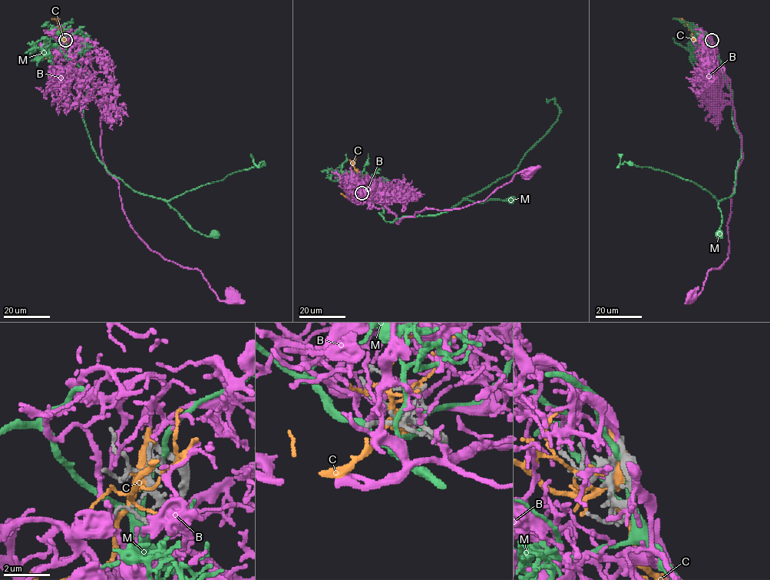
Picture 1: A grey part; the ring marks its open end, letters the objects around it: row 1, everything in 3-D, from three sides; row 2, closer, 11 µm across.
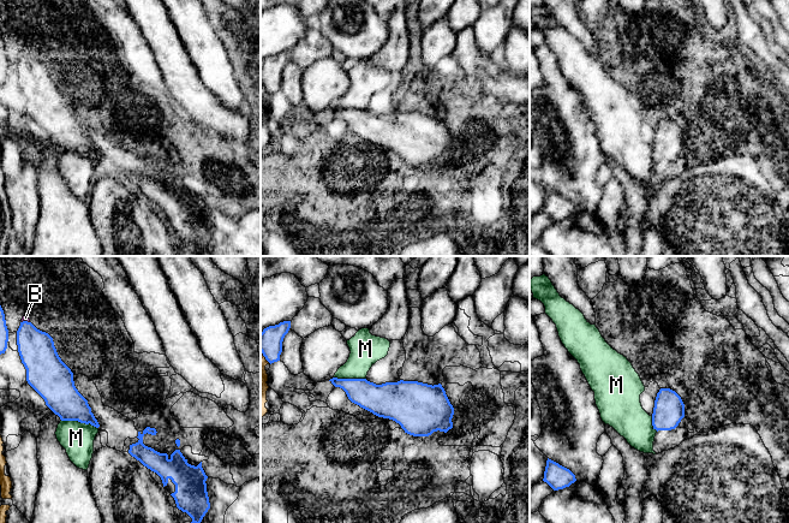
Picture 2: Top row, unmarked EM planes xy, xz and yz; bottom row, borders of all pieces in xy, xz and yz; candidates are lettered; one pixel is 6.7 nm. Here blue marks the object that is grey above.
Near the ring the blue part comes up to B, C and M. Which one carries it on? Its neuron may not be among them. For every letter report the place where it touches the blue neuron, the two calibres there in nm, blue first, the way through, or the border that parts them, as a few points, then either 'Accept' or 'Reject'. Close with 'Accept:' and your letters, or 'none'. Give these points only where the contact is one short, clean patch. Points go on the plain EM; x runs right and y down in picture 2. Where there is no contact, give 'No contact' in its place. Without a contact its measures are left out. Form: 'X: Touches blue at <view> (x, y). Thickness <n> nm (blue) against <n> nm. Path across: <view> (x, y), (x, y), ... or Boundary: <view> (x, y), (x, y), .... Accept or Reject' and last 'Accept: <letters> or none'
B: Touches blue at xy (25, 52). Thickness 240 nm (blue) against 40 nm. Accept
C: Touches blue at xz (263, 85). Thickness 170 nm (blue) against 90 nm. Reject
M: Touches blue at xy (79, 152). Thickness 220 nm (blue) against 220 nm. Boundary: xy (61, 150), (77, 150), (97, 159). Reject
Accept: B

